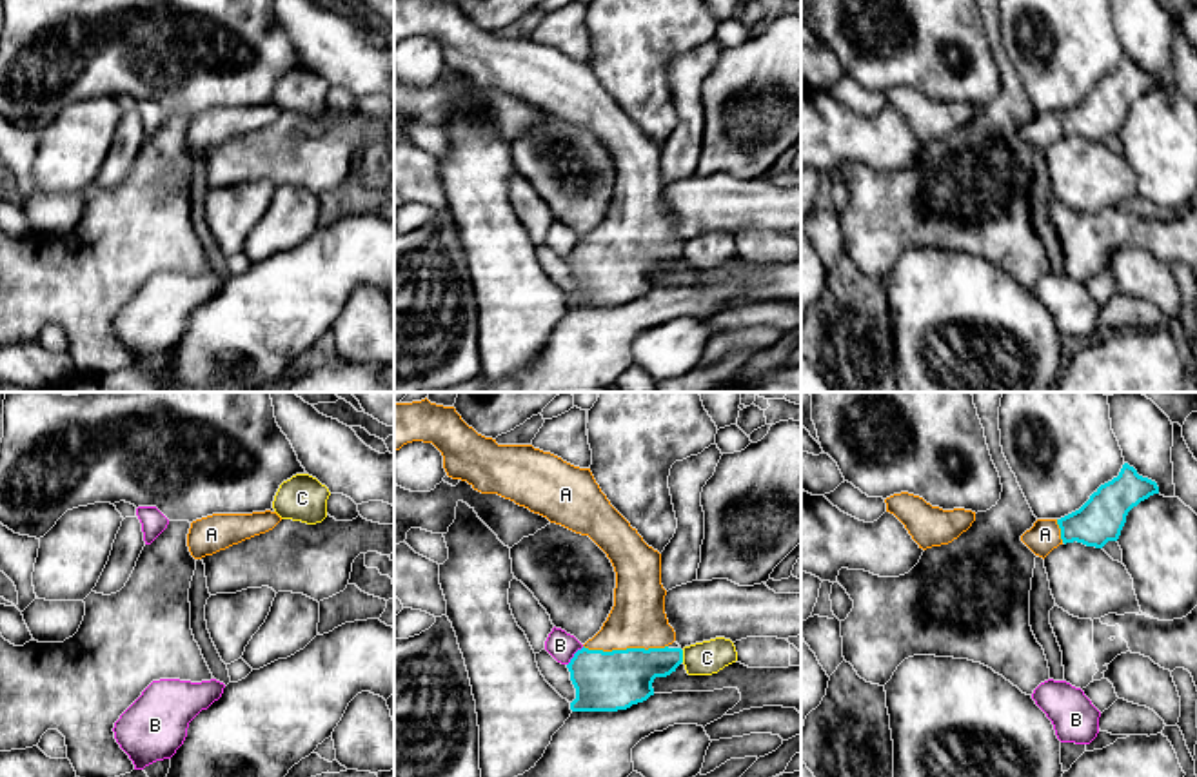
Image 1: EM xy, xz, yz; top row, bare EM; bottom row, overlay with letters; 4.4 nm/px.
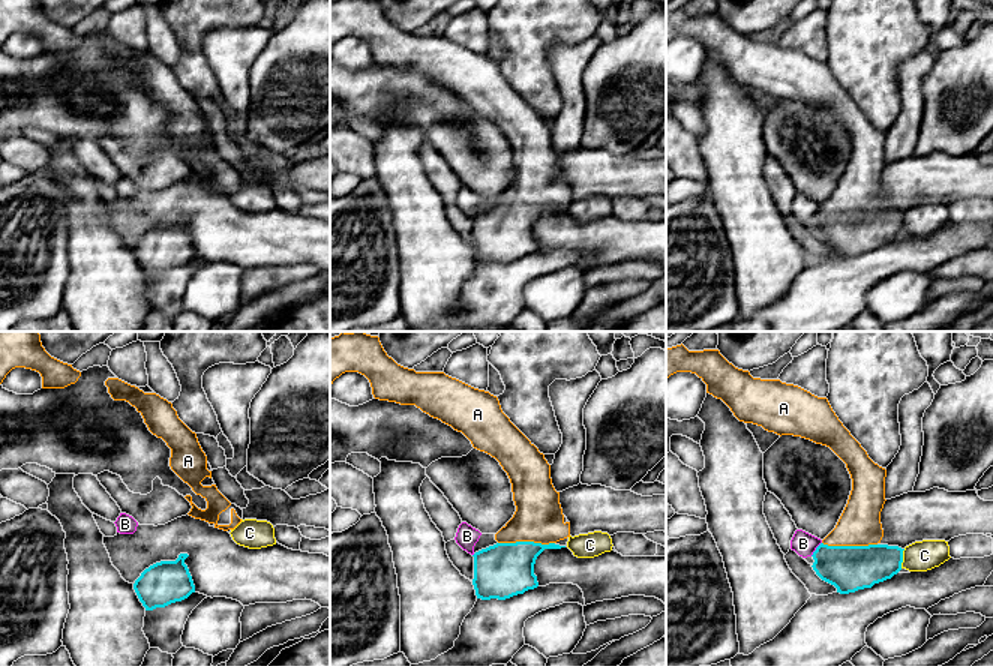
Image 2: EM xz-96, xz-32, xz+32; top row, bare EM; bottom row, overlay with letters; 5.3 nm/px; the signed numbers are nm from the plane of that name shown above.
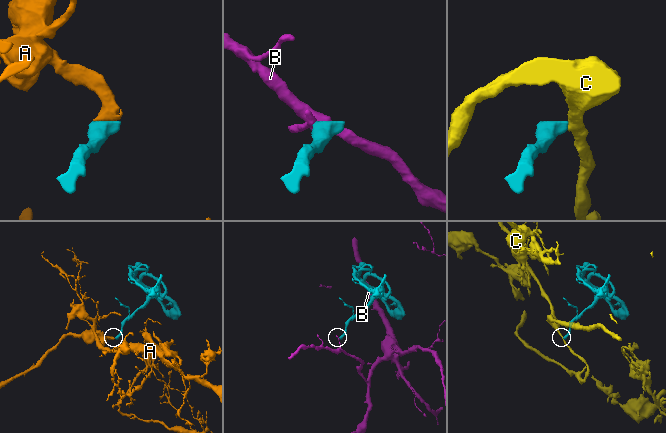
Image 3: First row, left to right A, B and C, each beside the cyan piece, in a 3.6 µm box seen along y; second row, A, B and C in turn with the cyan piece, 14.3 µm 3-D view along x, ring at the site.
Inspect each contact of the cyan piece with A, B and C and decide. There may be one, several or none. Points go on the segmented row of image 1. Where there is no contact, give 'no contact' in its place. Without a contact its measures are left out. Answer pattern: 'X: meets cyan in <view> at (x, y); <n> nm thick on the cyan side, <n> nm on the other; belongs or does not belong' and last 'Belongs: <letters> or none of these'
A: meets cyan in xz at (625, 650); 280 nm thick on the cyan side, 240 nm on the other; belongs
B: meets cyan in xz at (574, 656); 280 nm thick on the cyan side, 120 nm on the other; does not belong
C: meets cyan in xz at (682, 656); 220 nm thick on the cyan side, 150 nm on the other; does not belong
Belongs: A

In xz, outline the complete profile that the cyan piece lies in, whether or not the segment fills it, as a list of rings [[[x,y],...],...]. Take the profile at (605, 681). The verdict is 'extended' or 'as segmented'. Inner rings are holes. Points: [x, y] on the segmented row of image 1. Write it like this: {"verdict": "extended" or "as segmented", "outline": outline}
{"verdict": "extended", "outline": [[[427,398],[394,405],[394,452],[412,441],[432,443],[443,456],[449,477],[467,481],[481,494],[498,494],[550,523],[589,536],[610,559],[616,572],[614,606],[601,630],[567,664],[576,688],[570,710],[618,712],[654,695],[654,679],[670,675],[683,663],[683,650],[670,646],[676,632],[665,614],[661,554],[610,505],[590,468],[574,467],[532,445],[498,445],[469,427],[454,407],[430,403]]]}

